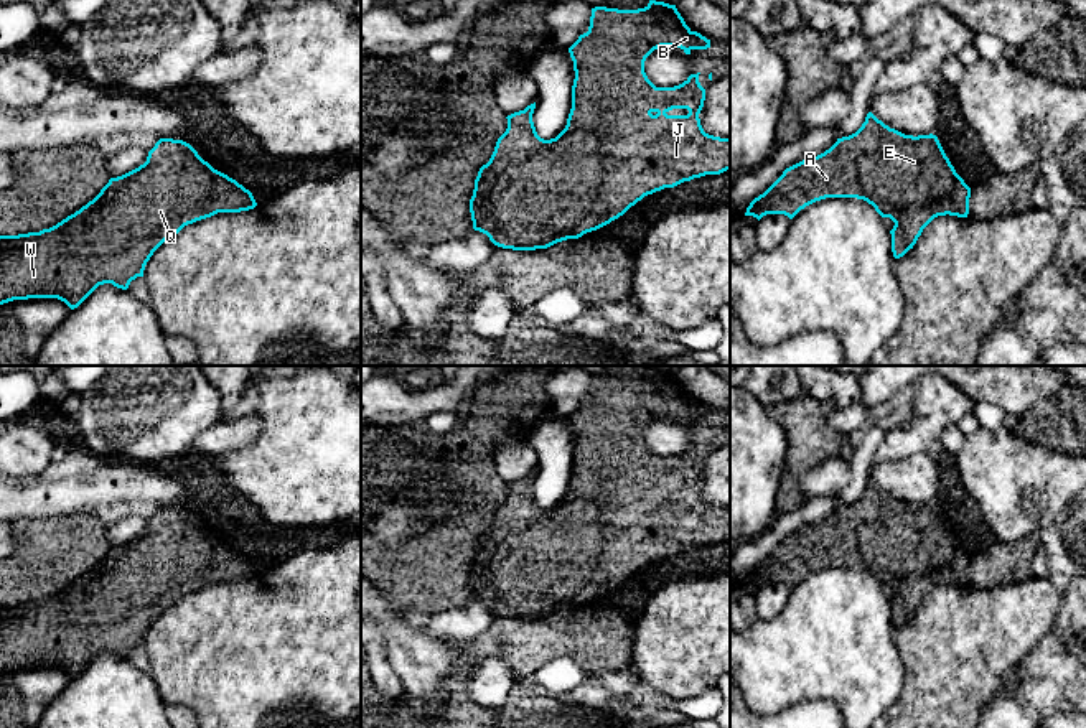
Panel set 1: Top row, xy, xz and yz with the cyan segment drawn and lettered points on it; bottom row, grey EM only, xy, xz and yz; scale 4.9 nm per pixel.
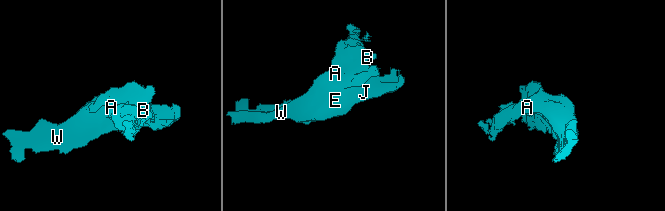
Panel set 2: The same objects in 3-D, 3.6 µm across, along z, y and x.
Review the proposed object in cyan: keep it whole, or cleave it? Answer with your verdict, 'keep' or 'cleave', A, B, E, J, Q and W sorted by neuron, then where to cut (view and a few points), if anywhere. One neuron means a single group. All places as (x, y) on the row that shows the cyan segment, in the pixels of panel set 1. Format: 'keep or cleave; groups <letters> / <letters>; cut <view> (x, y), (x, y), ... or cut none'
keep; groups A B E J Q W; cut none

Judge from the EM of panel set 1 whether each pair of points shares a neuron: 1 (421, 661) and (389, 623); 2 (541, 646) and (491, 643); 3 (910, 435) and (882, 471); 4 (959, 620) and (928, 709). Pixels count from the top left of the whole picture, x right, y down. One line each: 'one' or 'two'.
1: one
2: one
3: two
4: one

